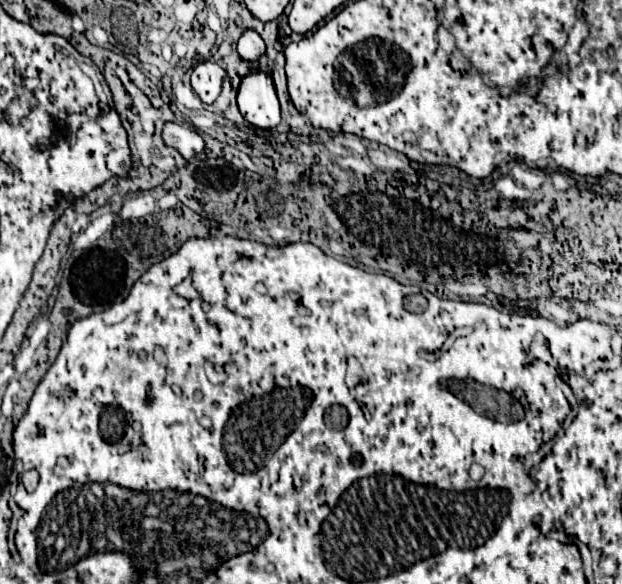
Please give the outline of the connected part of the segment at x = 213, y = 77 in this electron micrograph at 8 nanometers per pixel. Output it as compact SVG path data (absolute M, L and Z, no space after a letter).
M201 62L191 72L191 86L205 104L213 104L221 92L225 72L213 62Z

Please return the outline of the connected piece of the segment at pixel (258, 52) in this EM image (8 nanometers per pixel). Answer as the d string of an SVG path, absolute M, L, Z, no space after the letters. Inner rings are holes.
M247 30L247 32L243 32L243 36L239 38L237 50L239 50L239 56L241 56L243 60L253 60L253 62L257 62L257 60L265 54L265 42L261 40L261 36L259 36L257 32Z

